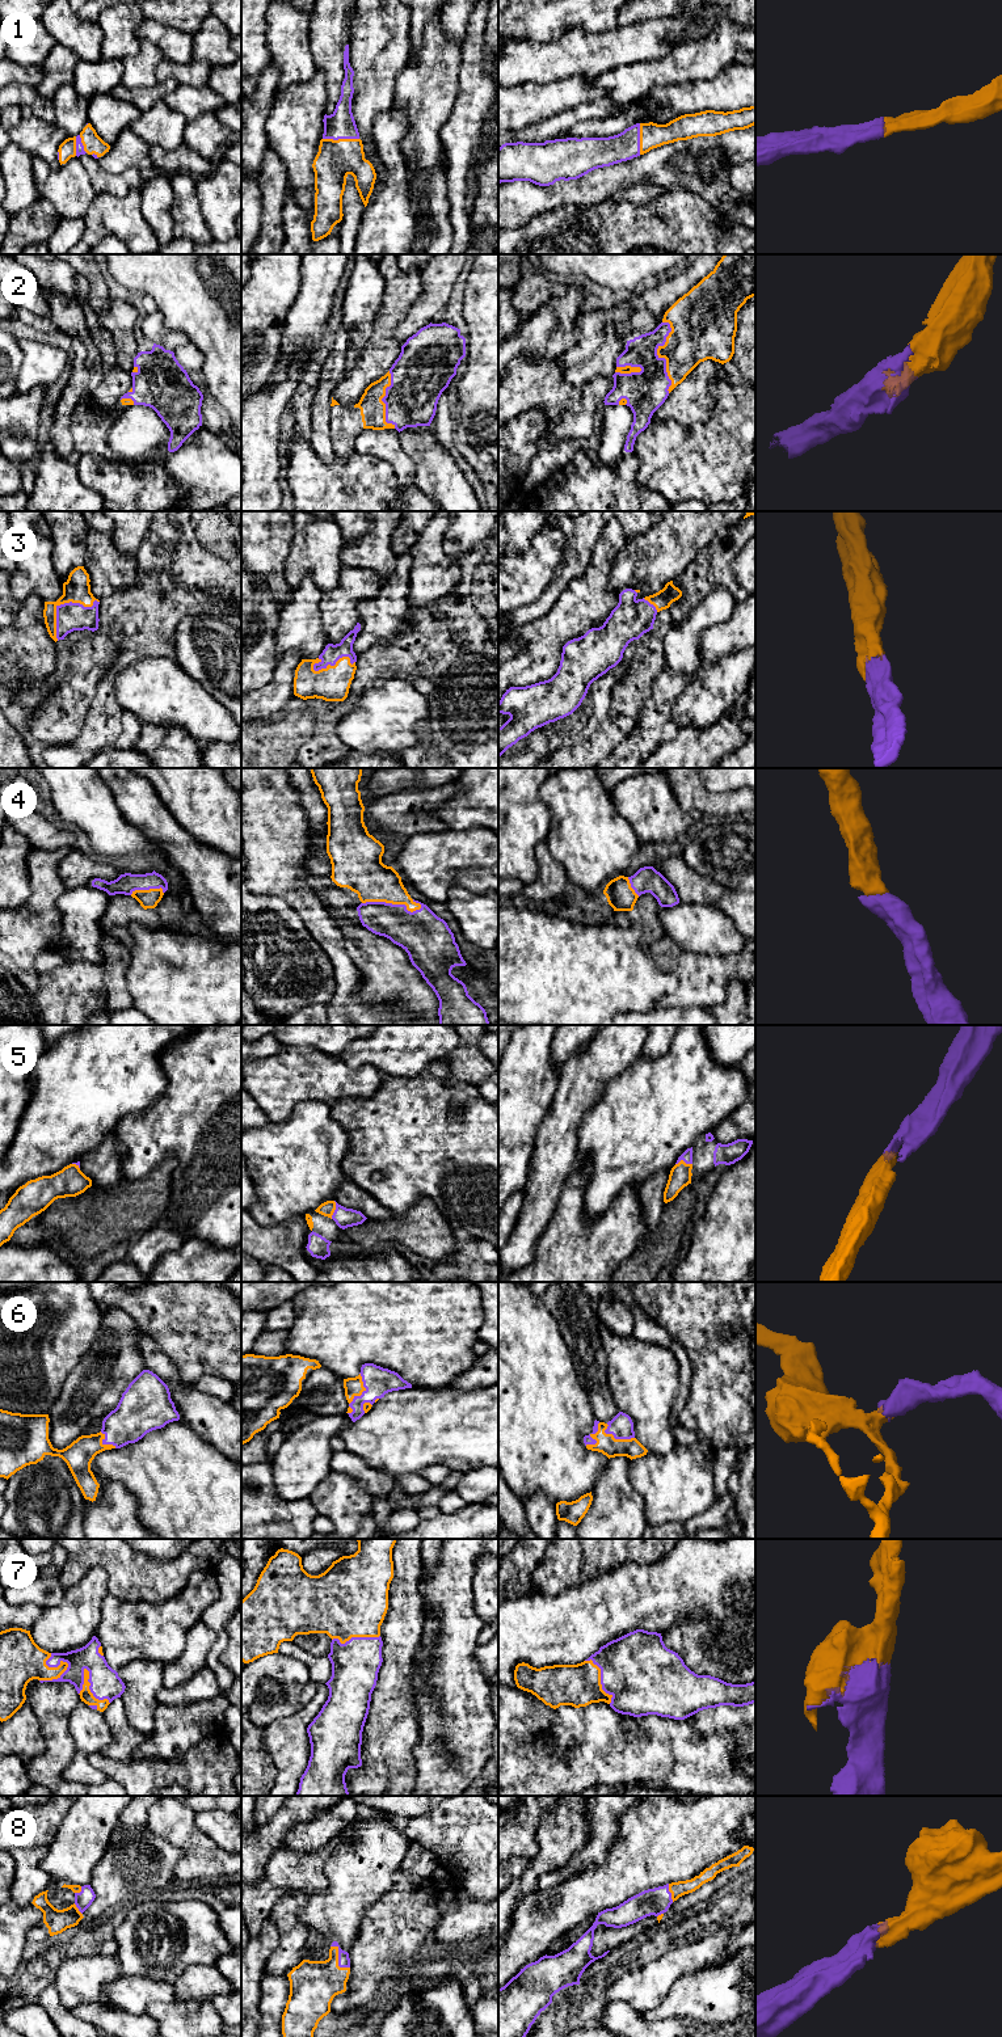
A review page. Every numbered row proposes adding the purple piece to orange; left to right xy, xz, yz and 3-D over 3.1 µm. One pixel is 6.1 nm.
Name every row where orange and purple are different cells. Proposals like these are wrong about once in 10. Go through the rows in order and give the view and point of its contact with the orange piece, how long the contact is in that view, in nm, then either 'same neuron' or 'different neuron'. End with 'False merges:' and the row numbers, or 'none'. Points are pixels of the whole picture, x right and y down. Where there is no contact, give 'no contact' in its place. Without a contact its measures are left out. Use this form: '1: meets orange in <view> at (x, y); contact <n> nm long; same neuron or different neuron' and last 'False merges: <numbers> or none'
1: meets orange in xz at (341, 139); contact 220 nm long; same neuron
2: meets orange in yz at (659, 355); contact 440 nm long; same neuron
3: meets orange in xy at (62, 603); contact 360 nm long; same neuron
4: meets orange in xz at (392, 903); contact 360 nm long; same neuron
5: meets orange in xz at (335, 1209); contact 110 nm long; same neuron
6: meets orange in xz at (360, 1395); contact 260 nm long; same neuron
7: meets orange in xy at (89, 1690); contact 280 nm long; same neuron
8: meets orange in xz at (337, 1959); contact 180 nm long; same neuron
False merges: none

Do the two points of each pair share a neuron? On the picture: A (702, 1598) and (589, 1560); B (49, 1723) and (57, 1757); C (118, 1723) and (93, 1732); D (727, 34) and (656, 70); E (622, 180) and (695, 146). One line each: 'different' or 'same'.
A: different
B: same
C: different
D: same
E: same

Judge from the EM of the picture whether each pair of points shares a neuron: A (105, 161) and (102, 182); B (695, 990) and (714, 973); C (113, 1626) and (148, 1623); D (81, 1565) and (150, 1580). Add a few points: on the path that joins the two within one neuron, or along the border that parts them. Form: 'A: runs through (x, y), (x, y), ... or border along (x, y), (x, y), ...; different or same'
A: border along (96, 159), (104, 169), (112, 173), (135, 169); different
B: runs through (699, 986), (710, 975); same
C: runs through (122, 1626), (139, 1626); same
D: runs through (99, 1560), (118, 1560), (133, 1574); same

